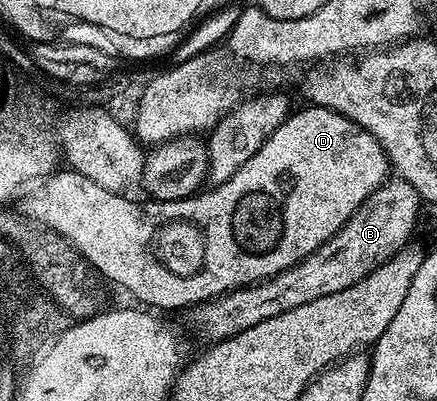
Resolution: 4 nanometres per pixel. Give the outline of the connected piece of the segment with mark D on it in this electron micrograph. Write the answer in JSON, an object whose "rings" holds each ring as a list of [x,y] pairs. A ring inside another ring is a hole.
{"rings":[[[310,105],[305,108],[299,113],[298,110],[291,112],[286,121],[280,123],[280,127],[276,127],[276,131],[260,147],[260,151],[256,151],[256,155],[252,155],[252,159],[244,162],[234,172],[232,179],[228,179],[223,185],[213,186],[209,190],[211,193],[198,191],[193,196],[180,198],[178,201],[157,201],[153,199],[129,201],[126,195],[108,191],[104,187],[100,187],[100,183],[92,183],[92,179],[88,179],[84,175],[73,171],[65,171],[66,173],[54,171],[30,187],[35,187],[35,189],[27,188],[21,194],[20,203],[30,214],[42,217],[54,227],[62,228],[62,233],[67,233],[70,236],[70,241],[78,241],[78,246],[81,249],[86,249],[86,257],[94,260],[94,267],[100,267],[103,271],[110,273],[111,279],[122,279],[129,289],[134,289],[134,294],[137,297],[148,298],[148,306],[155,310],[180,309],[184,305],[193,307],[199,303],[208,302],[213,297],[221,297],[222,294],[230,292],[231,289],[256,285],[260,281],[275,277],[277,273],[288,267],[298,265],[305,257],[312,255],[312,251],[316,251],[325,241],[336,236],[348,223],[348,219],[352,219],[354,212],[391,176],[392,166],[390,160],[386,158],[386,152],[382,150],[375,137],[368,135],[368,131],[364,131],[364,127],[352,123],[352,119],[348,119],[336,111],[325,109],[319,105]]]}

